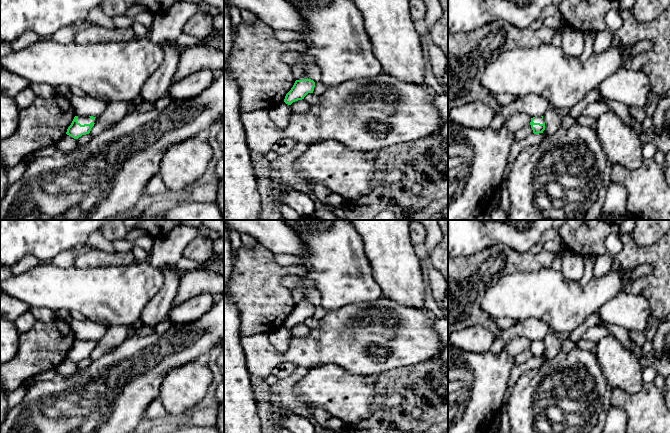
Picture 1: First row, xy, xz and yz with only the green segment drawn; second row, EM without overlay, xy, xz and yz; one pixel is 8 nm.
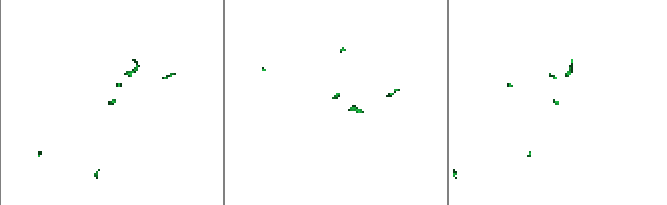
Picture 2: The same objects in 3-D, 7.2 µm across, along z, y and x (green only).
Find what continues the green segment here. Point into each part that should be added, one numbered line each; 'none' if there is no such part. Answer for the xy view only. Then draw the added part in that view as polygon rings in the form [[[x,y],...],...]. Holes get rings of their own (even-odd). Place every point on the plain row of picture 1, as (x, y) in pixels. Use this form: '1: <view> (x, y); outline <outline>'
1: xy (82, 344); outline [[[78,340],[77,342],[78,347],[80,347],[81,349],[90,348],[91,346],[96,347],[97,344],[98,344],[98,341],[92,344],[89,340]]]

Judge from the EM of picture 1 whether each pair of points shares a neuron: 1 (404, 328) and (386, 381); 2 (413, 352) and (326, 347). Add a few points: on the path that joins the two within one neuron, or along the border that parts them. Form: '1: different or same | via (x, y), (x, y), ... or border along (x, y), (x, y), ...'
1: different | border along (413, 363), (407, 367), (393, 367), (377, 376)
2: same | via (391, 342), (387, 342), (384, 339), (348, 341)

